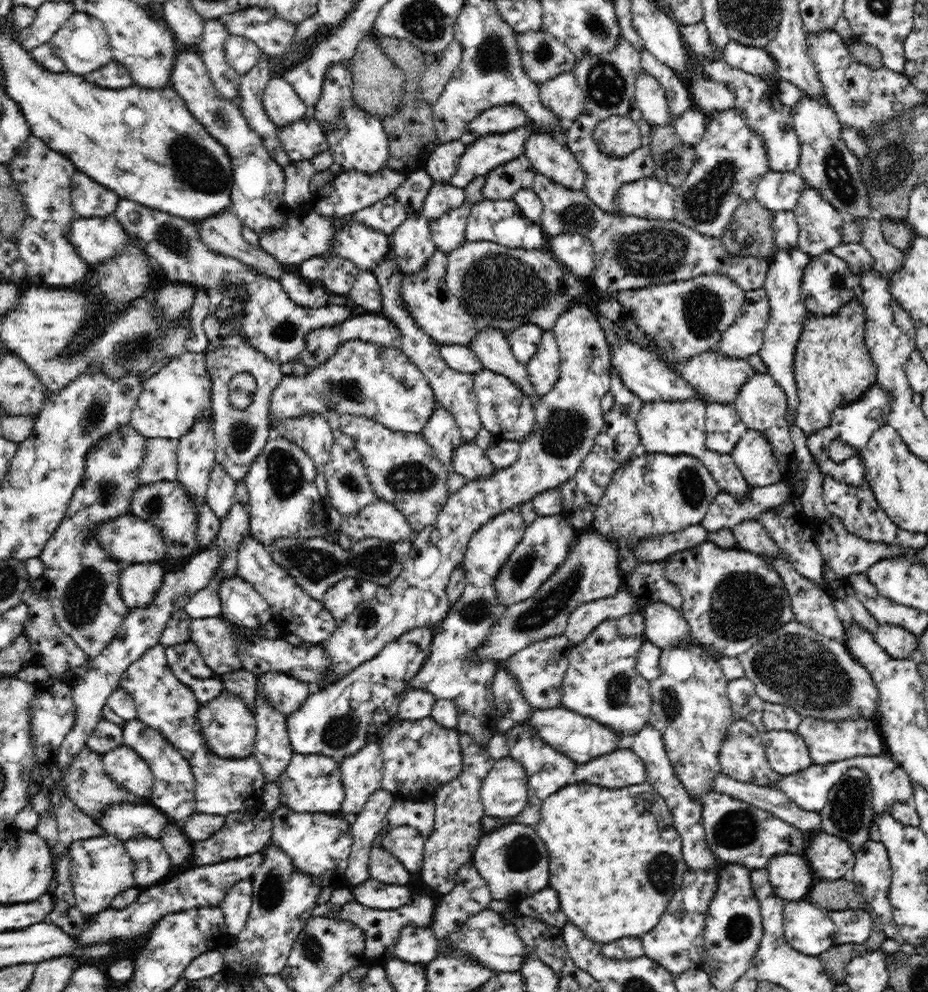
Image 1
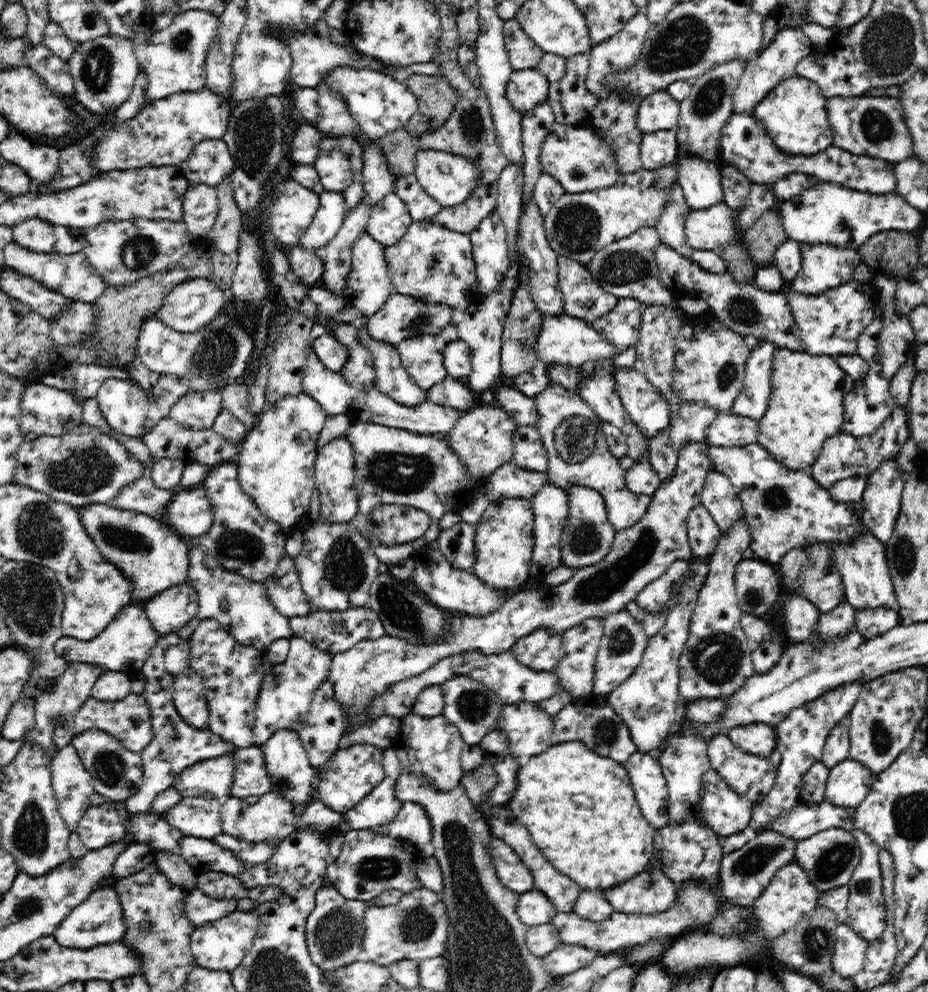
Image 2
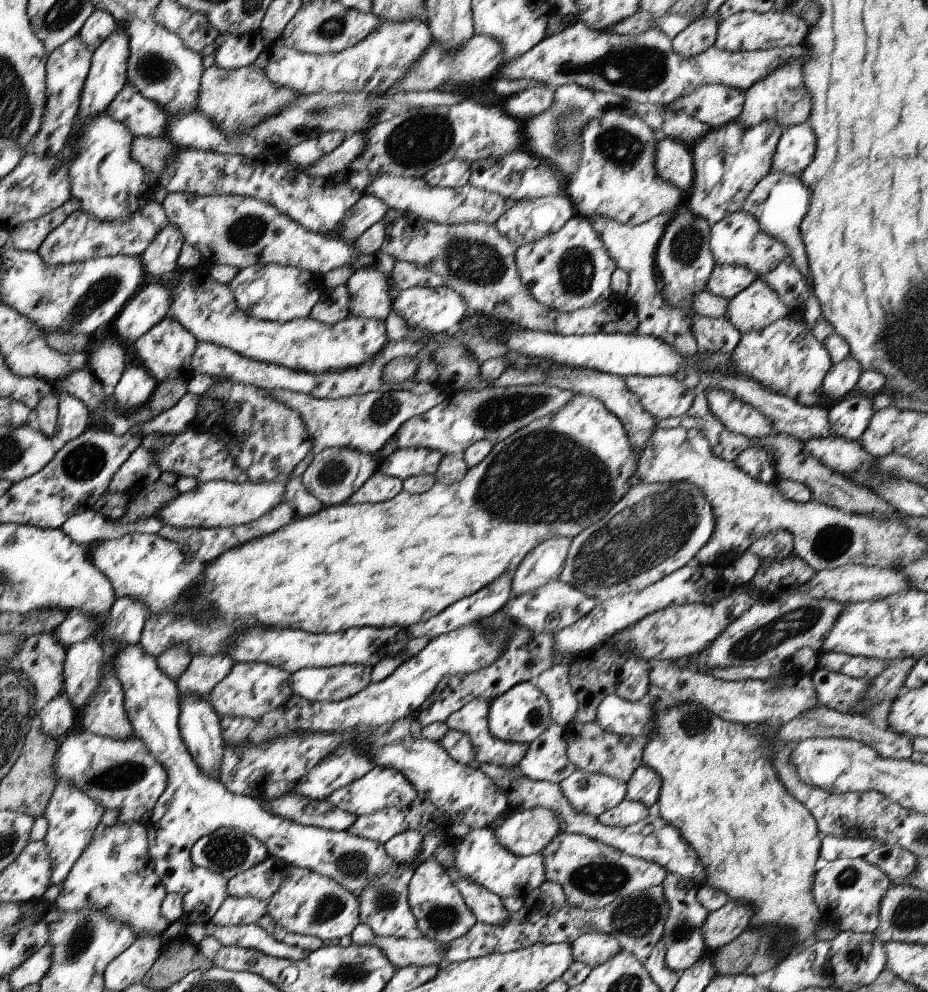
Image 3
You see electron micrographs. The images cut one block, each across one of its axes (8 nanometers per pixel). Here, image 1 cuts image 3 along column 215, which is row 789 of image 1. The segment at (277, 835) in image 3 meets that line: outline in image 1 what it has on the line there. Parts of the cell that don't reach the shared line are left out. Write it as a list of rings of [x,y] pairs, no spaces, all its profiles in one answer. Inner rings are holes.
[[[884,755],[856,757],[853,763],[870,779],[875,814],[887,812],[887,808],[894,801],[909,801],[912,798],[910,777],[890,757]],[[840,761],[825,765],[810,765],[803,771],[782,776],[775,787],[780,789],[800,808],[818,812],[828,802],[830,787],[849,767],[851,761]]]

